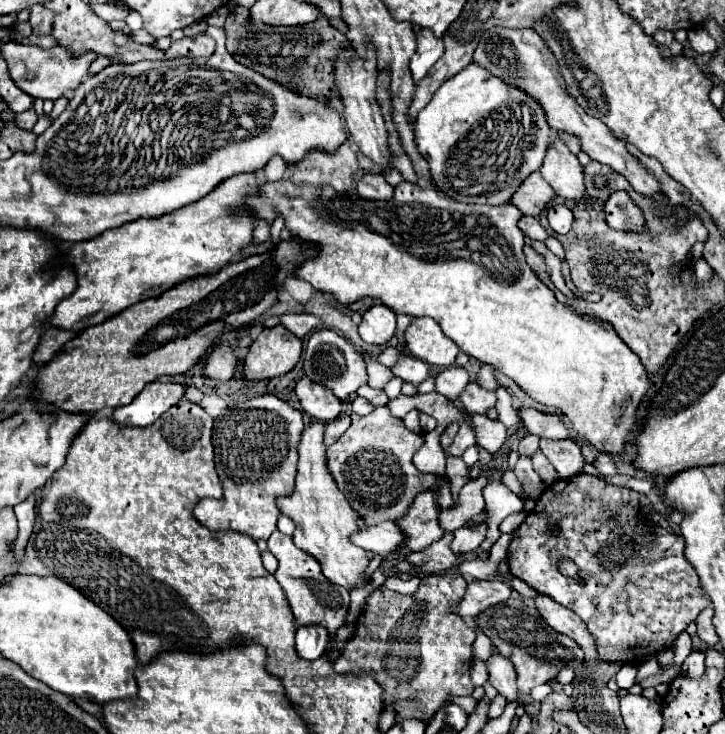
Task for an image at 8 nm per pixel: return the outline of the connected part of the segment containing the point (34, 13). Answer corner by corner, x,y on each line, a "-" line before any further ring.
34,4
30,8
30,24
32,24
32,32
38,36
48,36
52,34
52,24
54,24
56,14
48,8
42,8
42,4

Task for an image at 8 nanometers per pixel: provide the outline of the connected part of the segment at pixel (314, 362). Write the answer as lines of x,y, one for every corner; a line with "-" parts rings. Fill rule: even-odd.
326,328
314,330
306,342
304,374
314,382
328,386
334,392
334,396
340,400
344,400
348,394
356,392
362,384
368,382
364,358
354,350
354,346
348,340
338,336
334,330
326,330

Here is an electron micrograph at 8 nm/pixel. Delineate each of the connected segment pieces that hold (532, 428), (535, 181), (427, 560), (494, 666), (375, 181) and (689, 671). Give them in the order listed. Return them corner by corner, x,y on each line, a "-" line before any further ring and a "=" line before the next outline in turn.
520,408
520,418
528,432
540,436
540,438
550,438
550,440
562,440
570,438
570,428
566,426
564,418
558,414
548,414
540,412
534,408
=
540,172
530,174
520,190
512,196
512,204
518,206
522,210
522,214
530,214
530,216
540,216
540,212
556,198
556,192
552,190
552,186
542,178
=
446,532
438,542
434,542
432,546
420,550
420,552
412,552
406,560
416,564
420,570
418,574
434,574
434,572
446,572
452,566
460,564
460,560
464,560
464,554
454,554
450,550
452,544
452,534
=
494,650
492,656
486,660
486,666
490,674
488,680
498,690
498,694
502,694
506,700
514,700
516,698
516,670
510,658
=
364,174
356,184
356,190
362,198
368,200
390,200
394,198
394,188
386,182
382,174
=
690,652
690,656
684,660
682,664
682,672
690,678
700,678
706,670
706,664
704,664
704,652

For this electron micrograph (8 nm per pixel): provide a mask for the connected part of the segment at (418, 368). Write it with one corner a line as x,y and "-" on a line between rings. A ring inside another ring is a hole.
402,350
402,358
396,362
396,366
392,368
394,376
402,378
404,382
410,382
414,388
418,388
428,376
430,376
430,368
428,364
408,356
404,350

